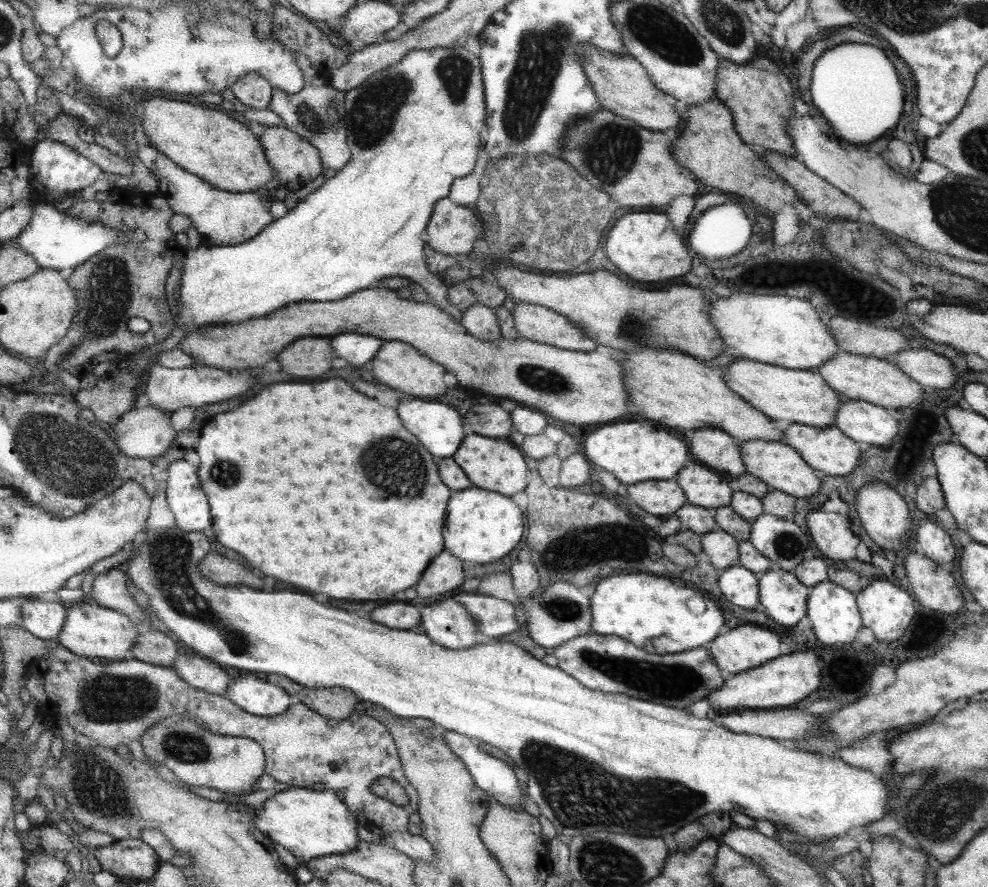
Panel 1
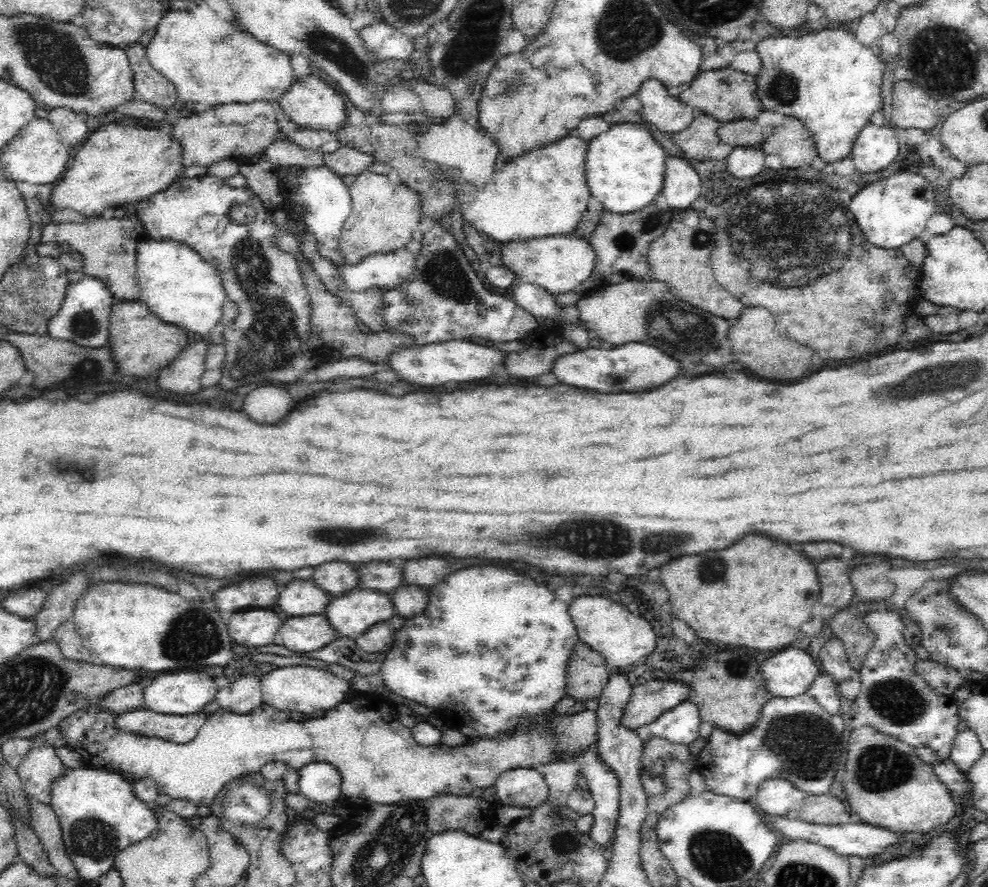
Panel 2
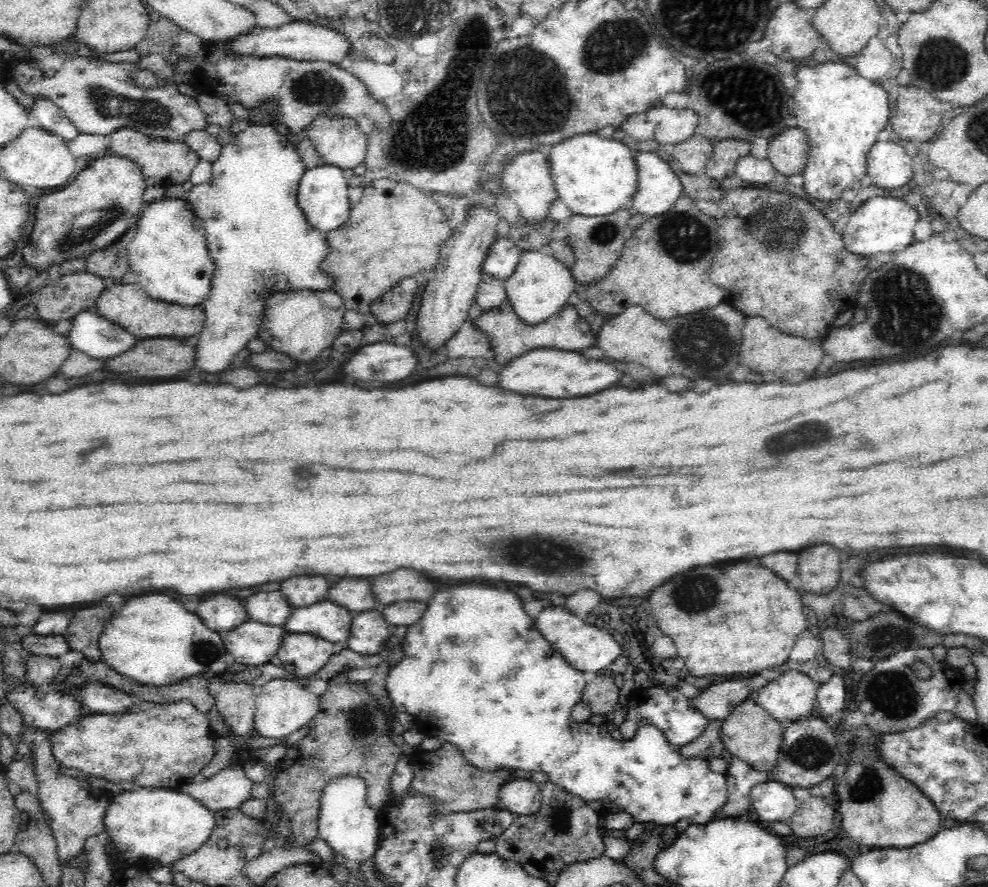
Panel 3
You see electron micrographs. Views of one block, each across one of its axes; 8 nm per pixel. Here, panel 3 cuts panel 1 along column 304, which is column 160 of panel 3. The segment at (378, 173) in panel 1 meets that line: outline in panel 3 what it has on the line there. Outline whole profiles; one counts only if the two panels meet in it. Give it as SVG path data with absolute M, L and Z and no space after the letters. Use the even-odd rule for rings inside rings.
M161 196L160 200L145 203L136 226L136 234L128 244L129 270L148 296L170 305L196 306L202 304L210 294L214 274L214 261L209 255L205 230L191 204L180 196Z

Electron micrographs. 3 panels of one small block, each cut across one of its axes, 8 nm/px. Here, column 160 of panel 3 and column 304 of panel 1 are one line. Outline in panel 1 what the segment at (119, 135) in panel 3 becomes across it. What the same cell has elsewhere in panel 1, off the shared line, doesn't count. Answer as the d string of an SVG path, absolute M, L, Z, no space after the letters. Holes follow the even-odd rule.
M284 126L263 127L263 132L258 135L258 139L263 142L267 161L271 163L272 170L275 170L272 178L277 181L279 187L287 191L297 191L321 174L323 165L316 147L296 132Z

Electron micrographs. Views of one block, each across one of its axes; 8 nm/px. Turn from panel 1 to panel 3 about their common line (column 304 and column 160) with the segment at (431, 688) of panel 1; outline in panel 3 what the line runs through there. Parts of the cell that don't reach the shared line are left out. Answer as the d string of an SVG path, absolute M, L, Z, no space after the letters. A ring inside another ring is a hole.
M162 594L128 600L103 626L99 649L101 660L118 674L150 686L170 686L180 678L208 676L210 670L221 674L231 661L219 633L212 632L180 602Z

